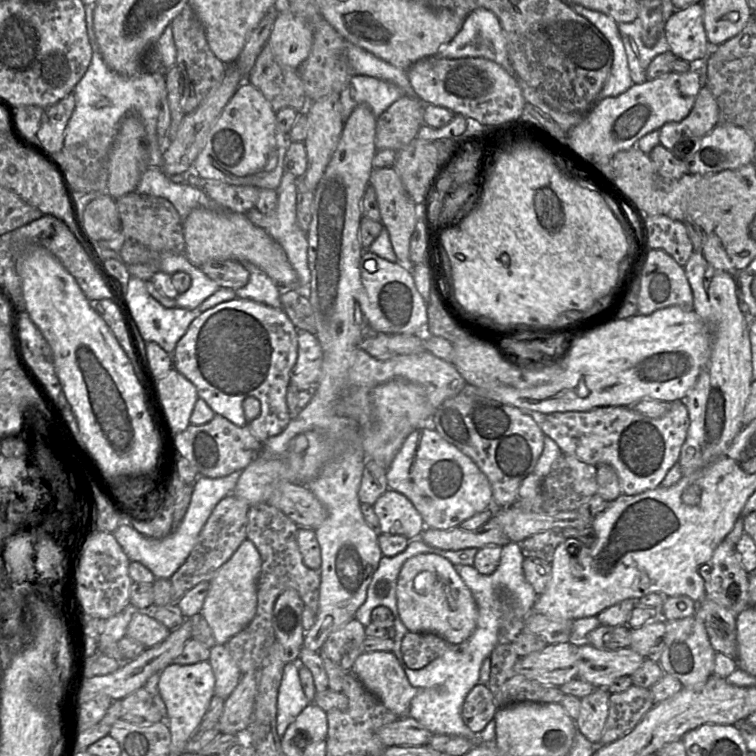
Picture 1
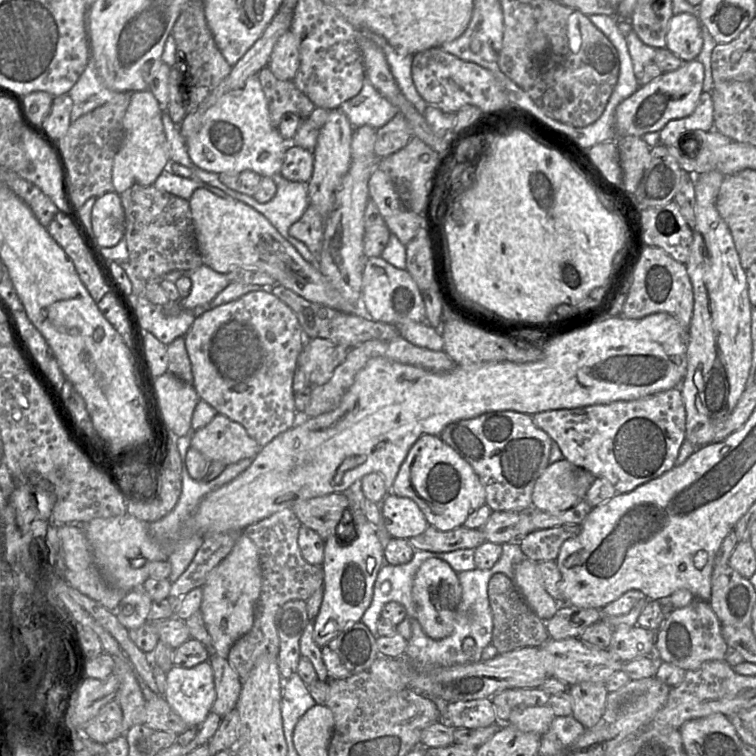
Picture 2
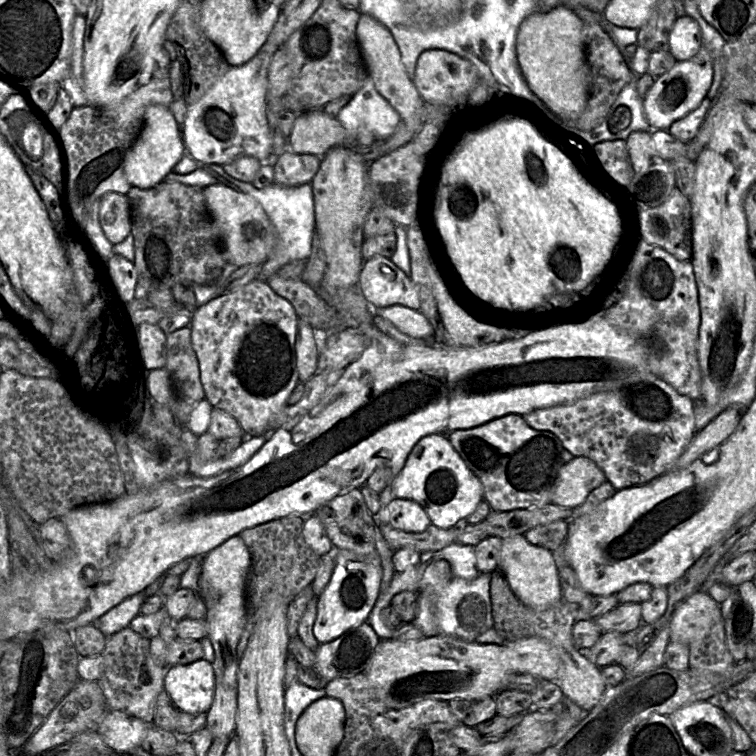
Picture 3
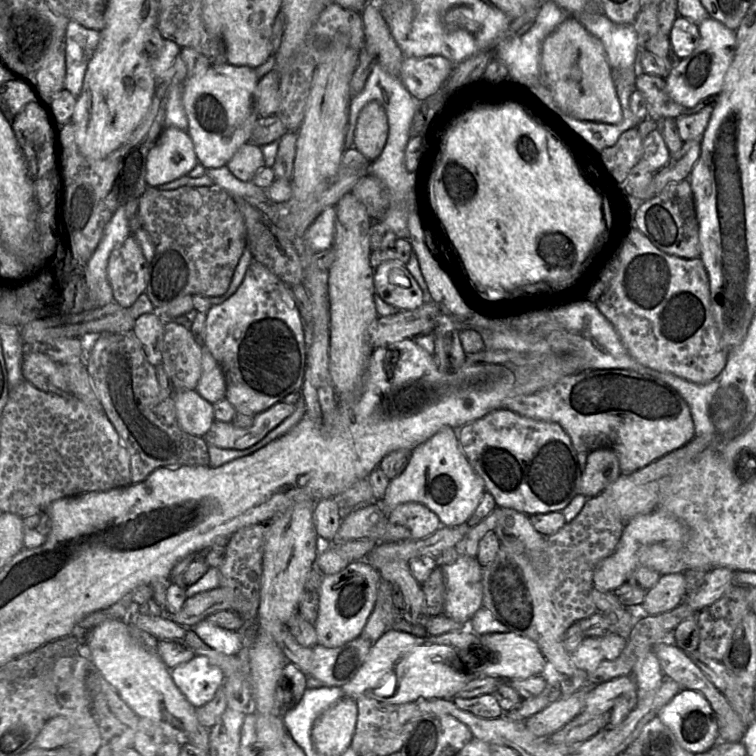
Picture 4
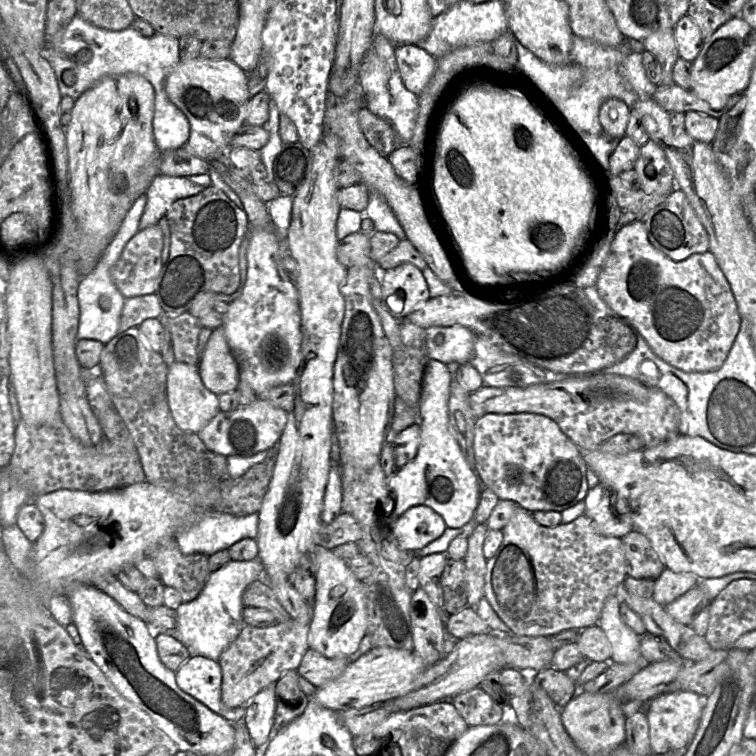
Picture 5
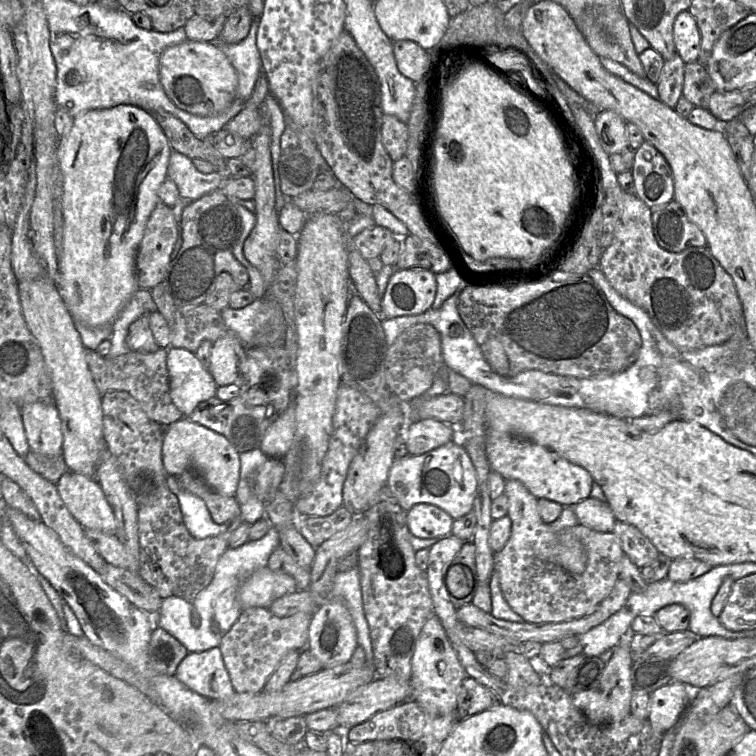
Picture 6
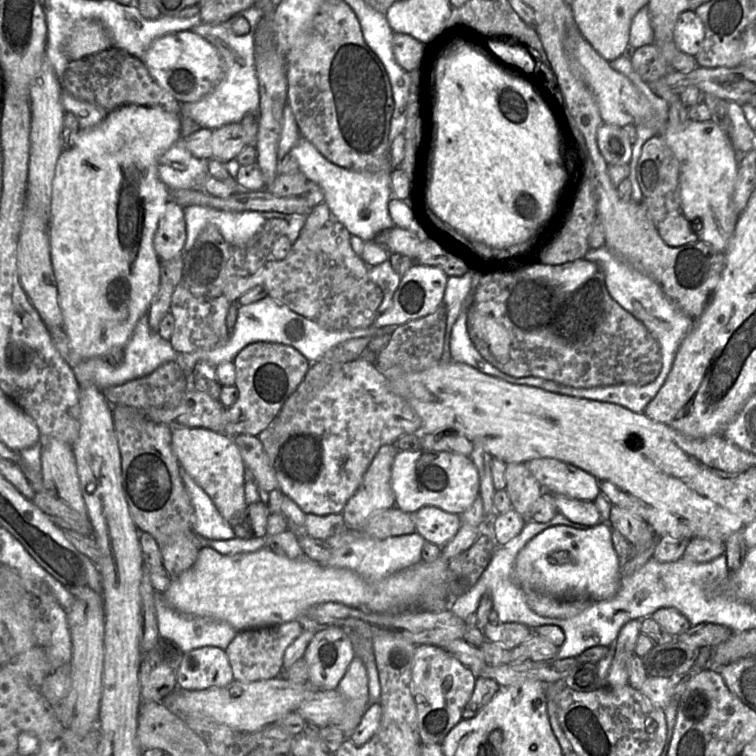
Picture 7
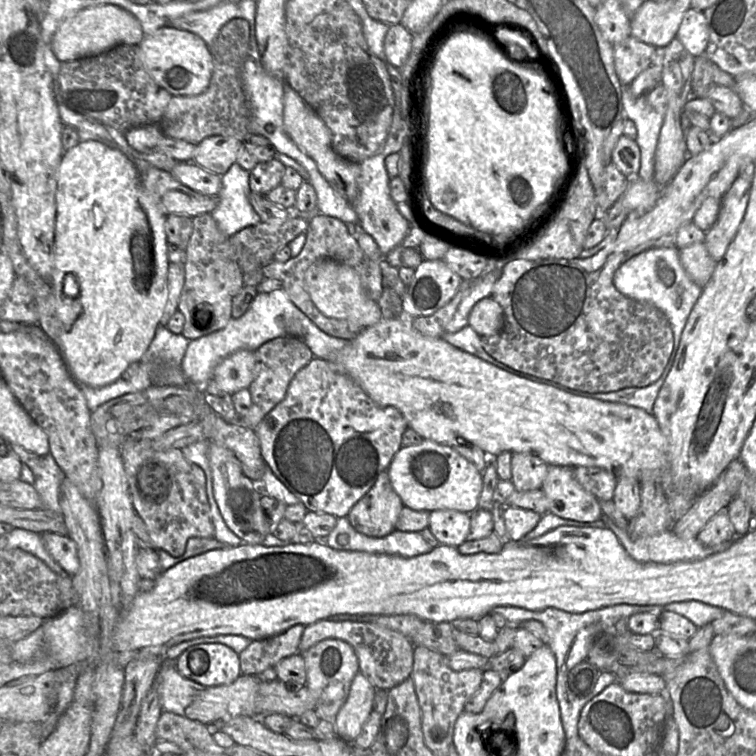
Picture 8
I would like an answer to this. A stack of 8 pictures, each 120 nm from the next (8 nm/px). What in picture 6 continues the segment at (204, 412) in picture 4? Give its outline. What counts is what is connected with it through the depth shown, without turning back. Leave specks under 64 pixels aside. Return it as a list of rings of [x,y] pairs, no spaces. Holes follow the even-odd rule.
[[[171,346],[167,352],[171,399],[188,417],[199,403],[216,396],[217,385],[194,353]]]

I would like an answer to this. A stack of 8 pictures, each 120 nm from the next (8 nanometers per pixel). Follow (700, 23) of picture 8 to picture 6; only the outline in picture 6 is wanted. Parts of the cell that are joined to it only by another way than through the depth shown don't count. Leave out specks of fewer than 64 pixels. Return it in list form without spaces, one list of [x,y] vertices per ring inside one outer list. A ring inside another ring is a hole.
[[[682,11],[673,27],[677,54],[686,63],[697,62],[700,54],[701,35],[695,18],[689,11]]]

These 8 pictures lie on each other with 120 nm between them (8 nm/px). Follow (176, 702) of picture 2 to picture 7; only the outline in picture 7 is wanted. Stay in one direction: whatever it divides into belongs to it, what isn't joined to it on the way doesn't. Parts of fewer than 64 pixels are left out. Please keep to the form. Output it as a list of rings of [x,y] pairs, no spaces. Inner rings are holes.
[[[209,646],[185,652],[176,675],[177,688],[182,690],[225,687],[233,680],[225,650]]]

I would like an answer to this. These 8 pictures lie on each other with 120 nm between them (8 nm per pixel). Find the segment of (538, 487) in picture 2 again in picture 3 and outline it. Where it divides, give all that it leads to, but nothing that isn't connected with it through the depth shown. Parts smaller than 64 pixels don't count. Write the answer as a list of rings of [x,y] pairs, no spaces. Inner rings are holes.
[[[575,457],[564,464],[558,473],[552,504],[576,509],[595,488],[606,481],[604,472],[591,459]]]

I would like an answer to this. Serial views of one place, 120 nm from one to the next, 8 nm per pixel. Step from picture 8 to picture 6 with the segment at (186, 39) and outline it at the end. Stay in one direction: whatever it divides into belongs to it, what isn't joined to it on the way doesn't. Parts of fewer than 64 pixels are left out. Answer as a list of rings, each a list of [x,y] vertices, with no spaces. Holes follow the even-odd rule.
[[[186,40],[167,47],[160,55],[160,81],[169,99],[191,114],[211,117],[236,99],[238,75],[228,57],[213,43]]]

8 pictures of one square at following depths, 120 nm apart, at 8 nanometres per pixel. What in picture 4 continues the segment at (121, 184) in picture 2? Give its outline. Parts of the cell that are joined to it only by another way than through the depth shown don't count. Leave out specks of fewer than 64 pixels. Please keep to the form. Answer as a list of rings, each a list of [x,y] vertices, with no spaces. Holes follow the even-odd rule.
[[[164,126],[146,162],[146,184],[158,187],[187,175],[198,164],[193,142],[187,131]]]

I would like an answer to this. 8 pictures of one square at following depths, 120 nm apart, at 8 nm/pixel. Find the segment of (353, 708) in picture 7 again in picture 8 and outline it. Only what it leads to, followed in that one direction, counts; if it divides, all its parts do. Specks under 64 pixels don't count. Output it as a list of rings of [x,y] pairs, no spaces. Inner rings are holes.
[[[361,672],[356,674],[348,698],[335,718],[337,737],[352,743],[360,734],[363,724],[374,708],[375,690]]]

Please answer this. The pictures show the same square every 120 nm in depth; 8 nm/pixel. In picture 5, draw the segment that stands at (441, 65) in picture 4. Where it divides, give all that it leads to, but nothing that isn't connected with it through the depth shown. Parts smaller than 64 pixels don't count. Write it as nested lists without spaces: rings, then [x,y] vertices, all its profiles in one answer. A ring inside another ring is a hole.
[[[415,44],[395,47],[395,60],[407,90],[419,95],[432,78],[437,59]]]

